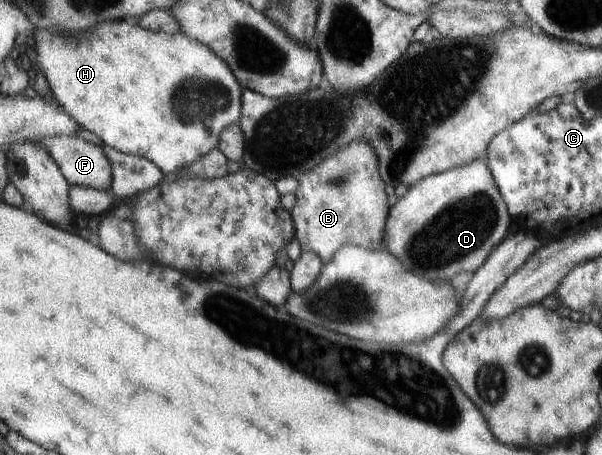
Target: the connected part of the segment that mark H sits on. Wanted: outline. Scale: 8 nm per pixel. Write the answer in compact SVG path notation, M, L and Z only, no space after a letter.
M114 20L99 23L97 27L81 31L81 33L67 31L63 35L57 35L57 33L49 33L49 31L45 31L43 28L37 28L33 33L35 36L35 47L30 48L30 53L34 61L34 71L42 70L53 93L53 98L67 111L67 114L71 115L85 130L95 133L103 141L104 145L125 154L142 156L149 159L149 161L159 167L159 170L165 176L174 174L182 166L187 167L191 163L195 163L197 159L201 159L201 157L213 151L213 149L217 149L221 131L225 127L238 125L239 119L241 119L242 88L239 81L235 79L235 75L231 73L229 63L225 63L221 57L217 57L217 53L213 53L205 43L199 43L195 39L190 39L187 35L182 33L169 35L169 33L165 32L145 30L131 20Z

